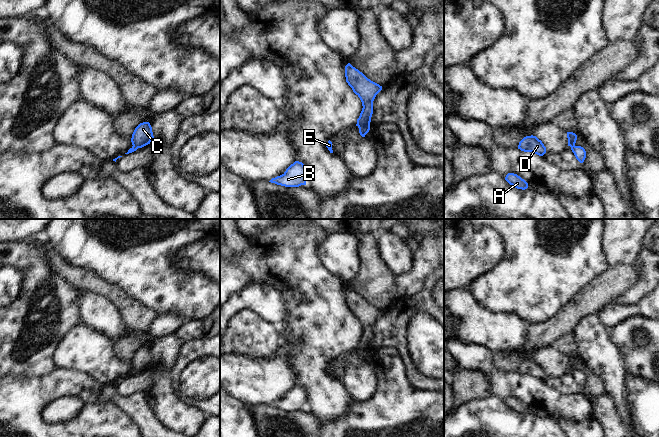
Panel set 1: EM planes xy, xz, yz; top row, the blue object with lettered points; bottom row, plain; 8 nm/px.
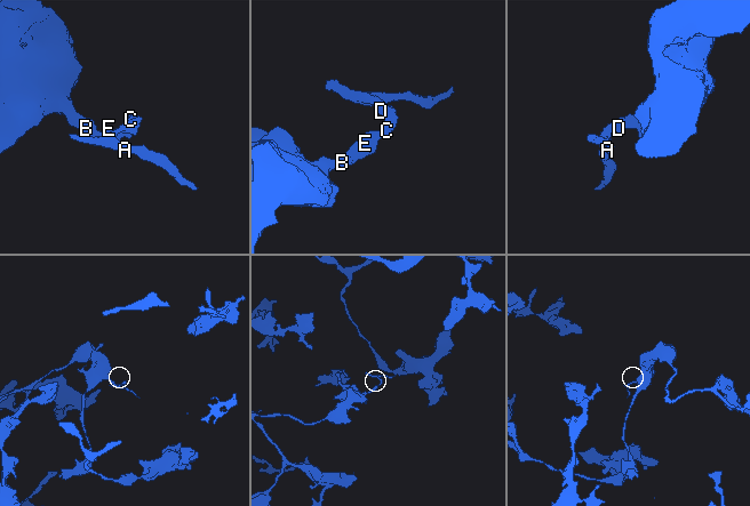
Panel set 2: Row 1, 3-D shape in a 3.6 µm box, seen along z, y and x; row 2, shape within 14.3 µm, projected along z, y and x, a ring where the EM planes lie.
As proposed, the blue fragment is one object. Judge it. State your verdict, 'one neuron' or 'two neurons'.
two neurons

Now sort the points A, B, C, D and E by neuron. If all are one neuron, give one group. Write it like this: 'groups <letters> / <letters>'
groups A C D / B E

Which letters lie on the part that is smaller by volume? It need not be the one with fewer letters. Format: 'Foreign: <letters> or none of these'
Foreign: A, C, D

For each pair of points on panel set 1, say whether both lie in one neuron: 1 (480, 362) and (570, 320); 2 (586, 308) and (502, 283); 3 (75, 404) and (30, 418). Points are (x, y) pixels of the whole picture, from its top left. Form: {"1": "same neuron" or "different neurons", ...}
{"1": "different neurons", "2": "different neurons", "3": "different neurons"}

